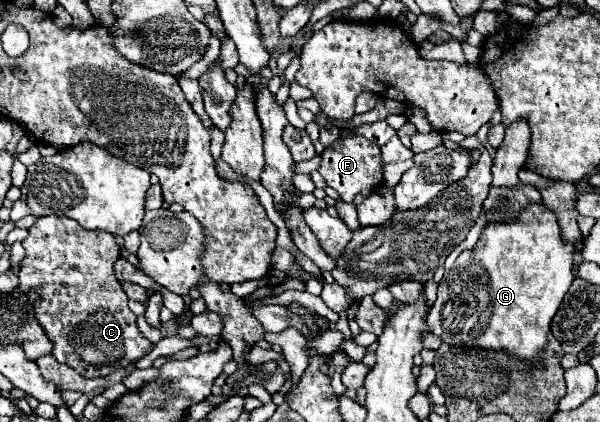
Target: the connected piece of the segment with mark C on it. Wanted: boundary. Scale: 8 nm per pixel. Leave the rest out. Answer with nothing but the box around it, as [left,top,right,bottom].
[18,215,152,379]

